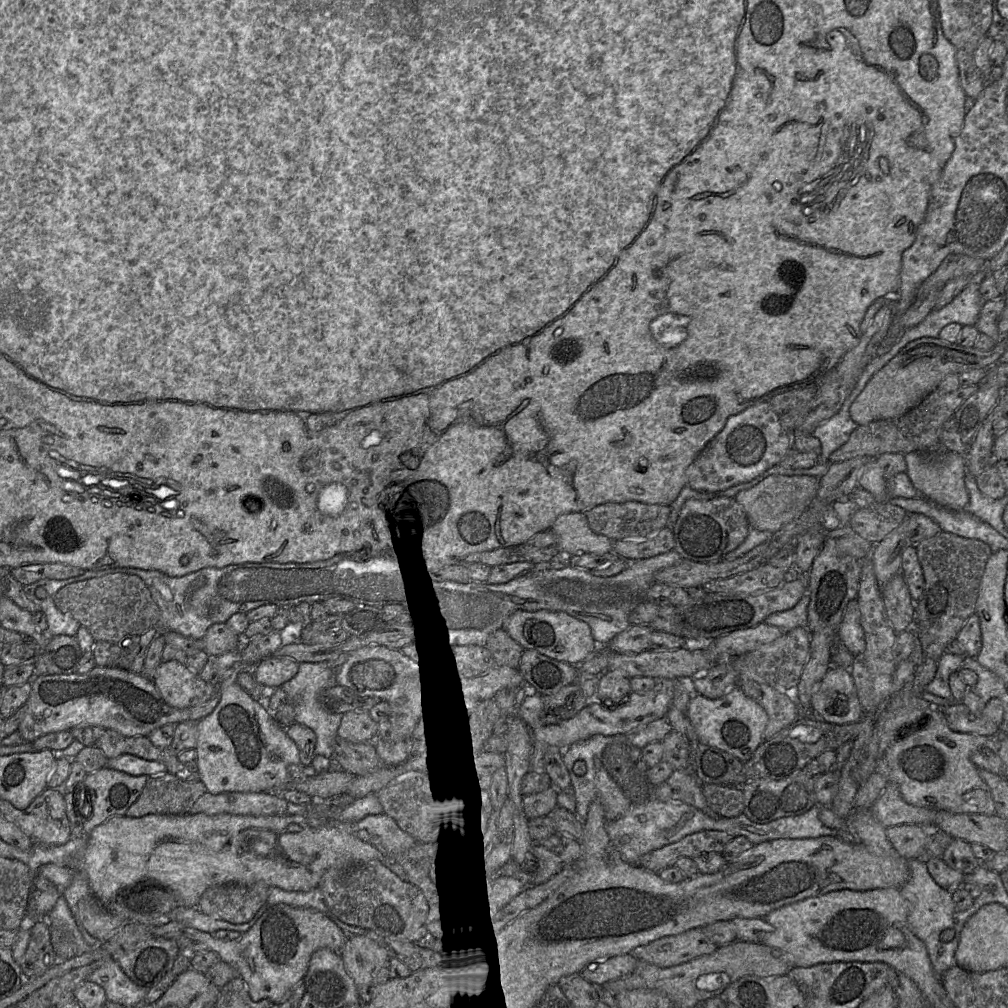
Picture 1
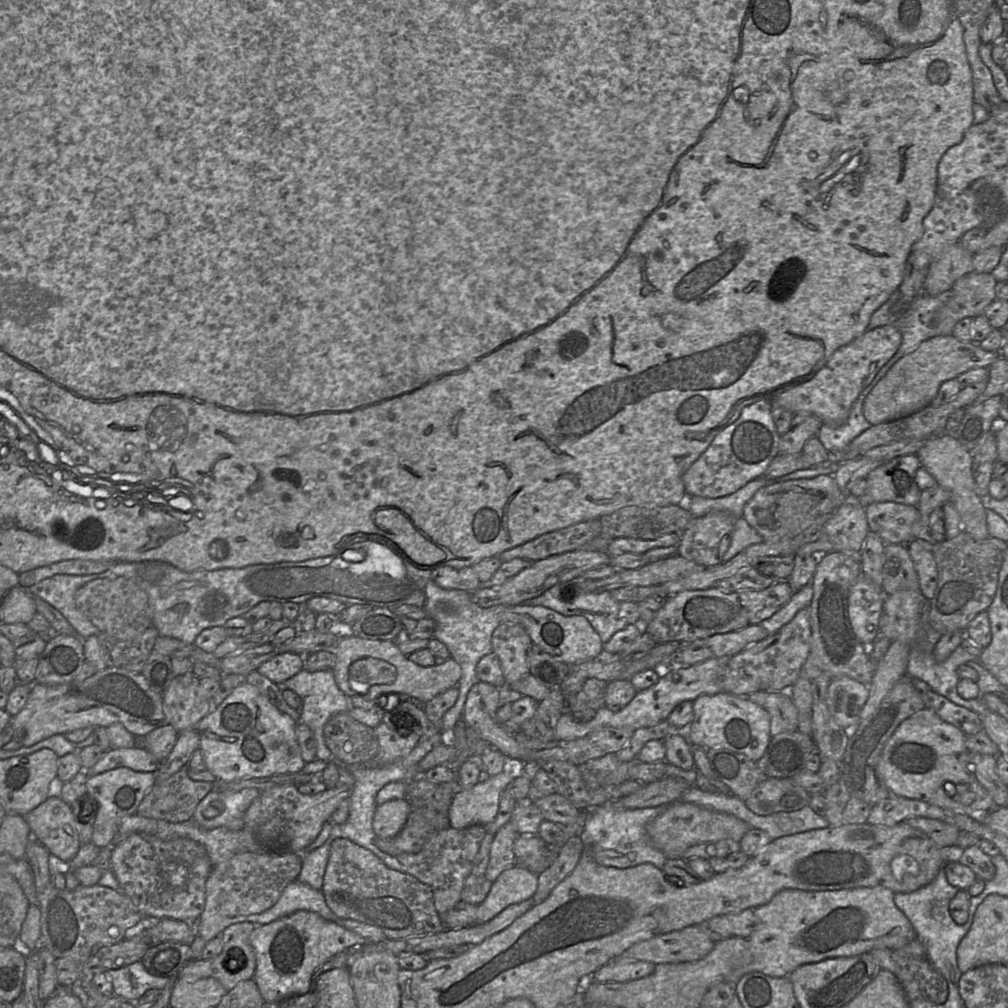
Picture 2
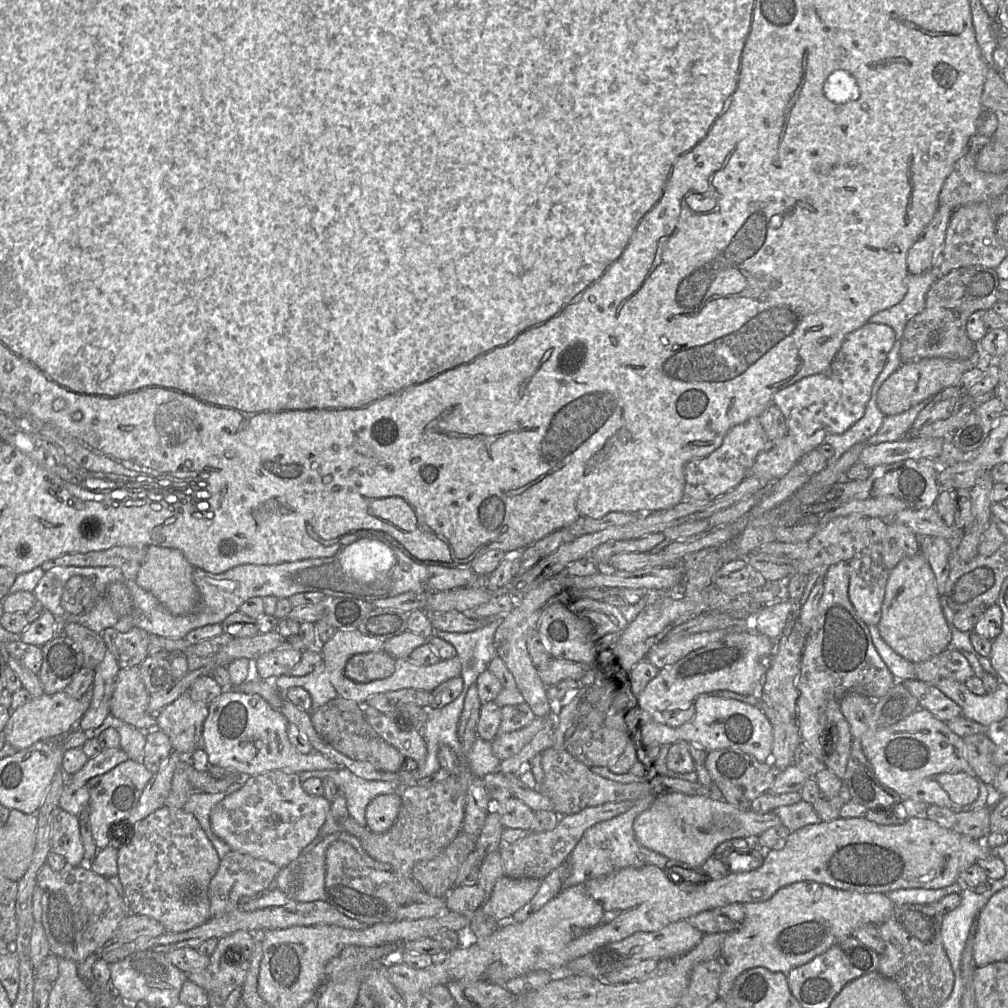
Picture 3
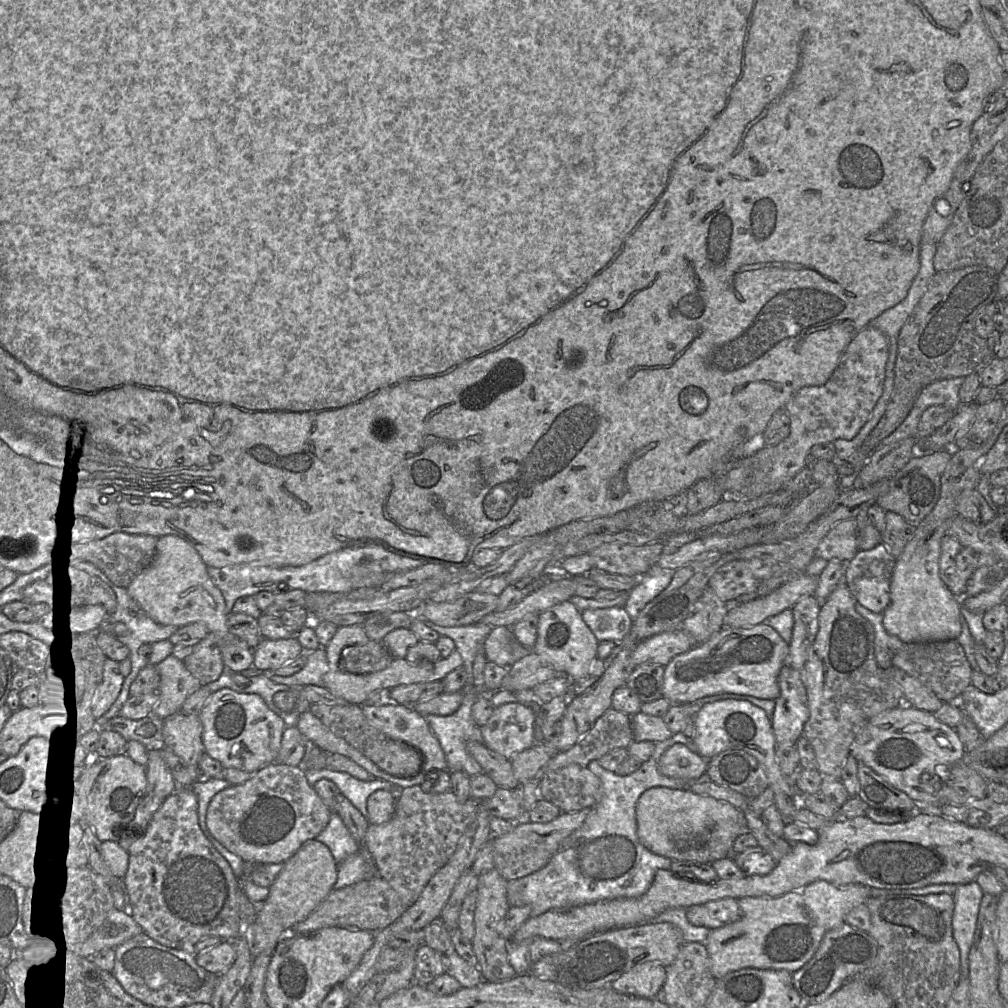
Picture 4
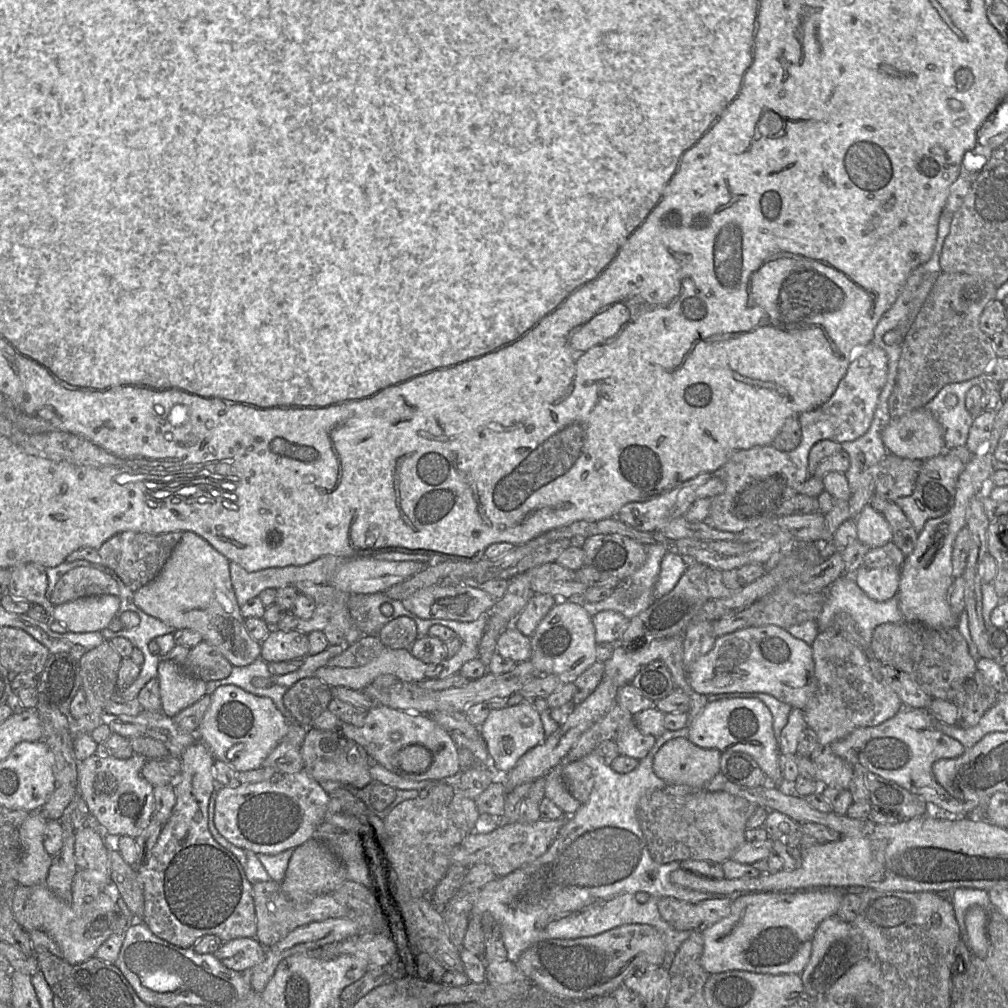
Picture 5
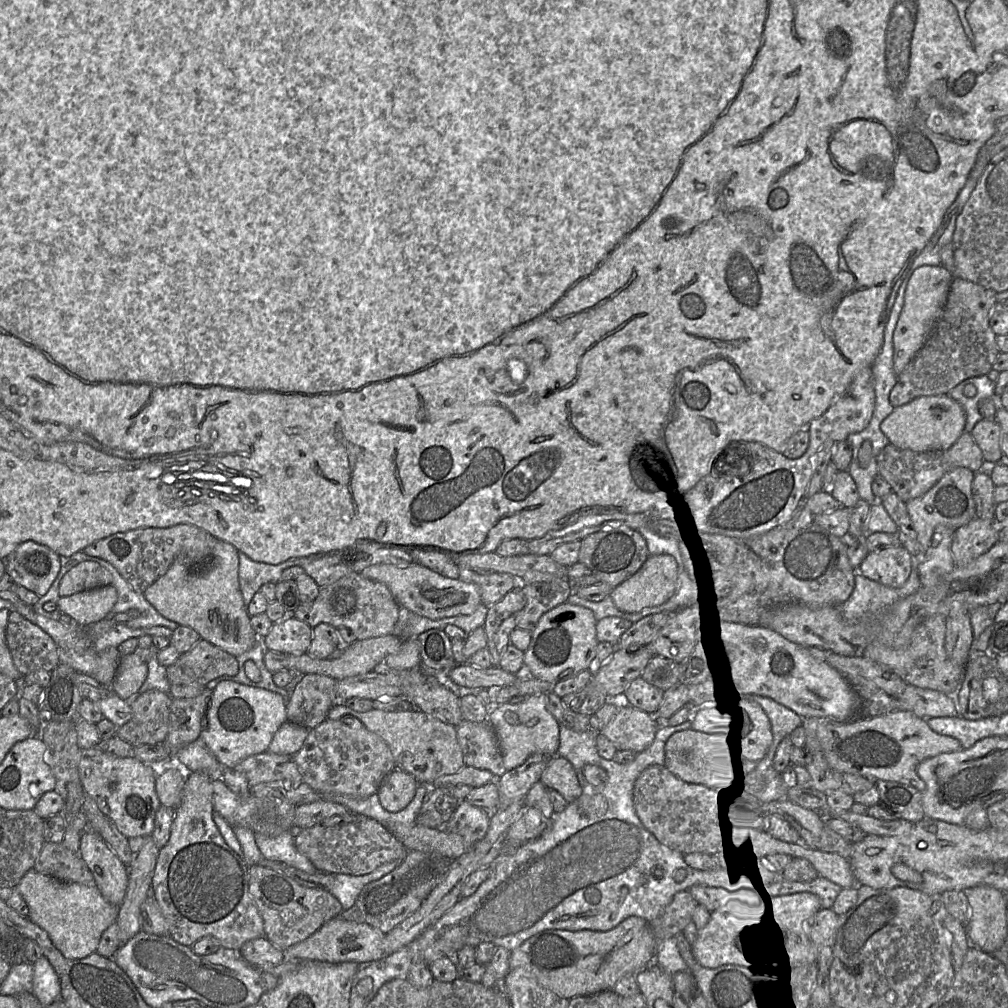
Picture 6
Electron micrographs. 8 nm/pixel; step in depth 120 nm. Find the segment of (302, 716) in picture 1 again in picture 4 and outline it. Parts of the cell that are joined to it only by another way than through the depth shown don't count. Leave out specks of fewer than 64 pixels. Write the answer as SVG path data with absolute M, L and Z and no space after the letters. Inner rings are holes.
M325 648L305 652L306 664L302 670L291 676L278 676L271 673L271 679L277 684L287 686L323 685L323 676L329 671Z

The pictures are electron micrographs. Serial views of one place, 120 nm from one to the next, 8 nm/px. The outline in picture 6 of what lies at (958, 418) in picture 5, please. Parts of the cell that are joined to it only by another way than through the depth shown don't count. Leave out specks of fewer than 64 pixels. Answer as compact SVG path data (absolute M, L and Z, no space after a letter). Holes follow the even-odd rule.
M988 375L968 378L948 392L948 396L957 401L966 413L965 432L972 431L977 422L982 420L979 412L979 402L993 399L995 383Z

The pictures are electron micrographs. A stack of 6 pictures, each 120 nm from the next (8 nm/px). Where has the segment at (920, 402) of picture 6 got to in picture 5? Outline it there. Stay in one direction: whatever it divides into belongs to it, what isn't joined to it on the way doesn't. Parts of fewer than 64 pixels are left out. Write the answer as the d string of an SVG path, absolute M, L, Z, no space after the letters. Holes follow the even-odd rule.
M925 407L915 409L901 417L890 419L882 430L882 441L889 453L911 460L925 461L945 453L944 429Z

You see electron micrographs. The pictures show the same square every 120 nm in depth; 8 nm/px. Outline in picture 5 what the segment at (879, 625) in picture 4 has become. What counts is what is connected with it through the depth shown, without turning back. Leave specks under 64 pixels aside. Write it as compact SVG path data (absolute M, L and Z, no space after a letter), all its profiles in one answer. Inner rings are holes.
M842 575L826 588L826 601L821 614L816 620L818 629L820 631L829 630L835 615L840 612L848 613L855 620L862 639L862 649L868 659L876 659L871 647L874 629L881 624L904 621L896 596L883 602L875 601L857 585L853 575Z

